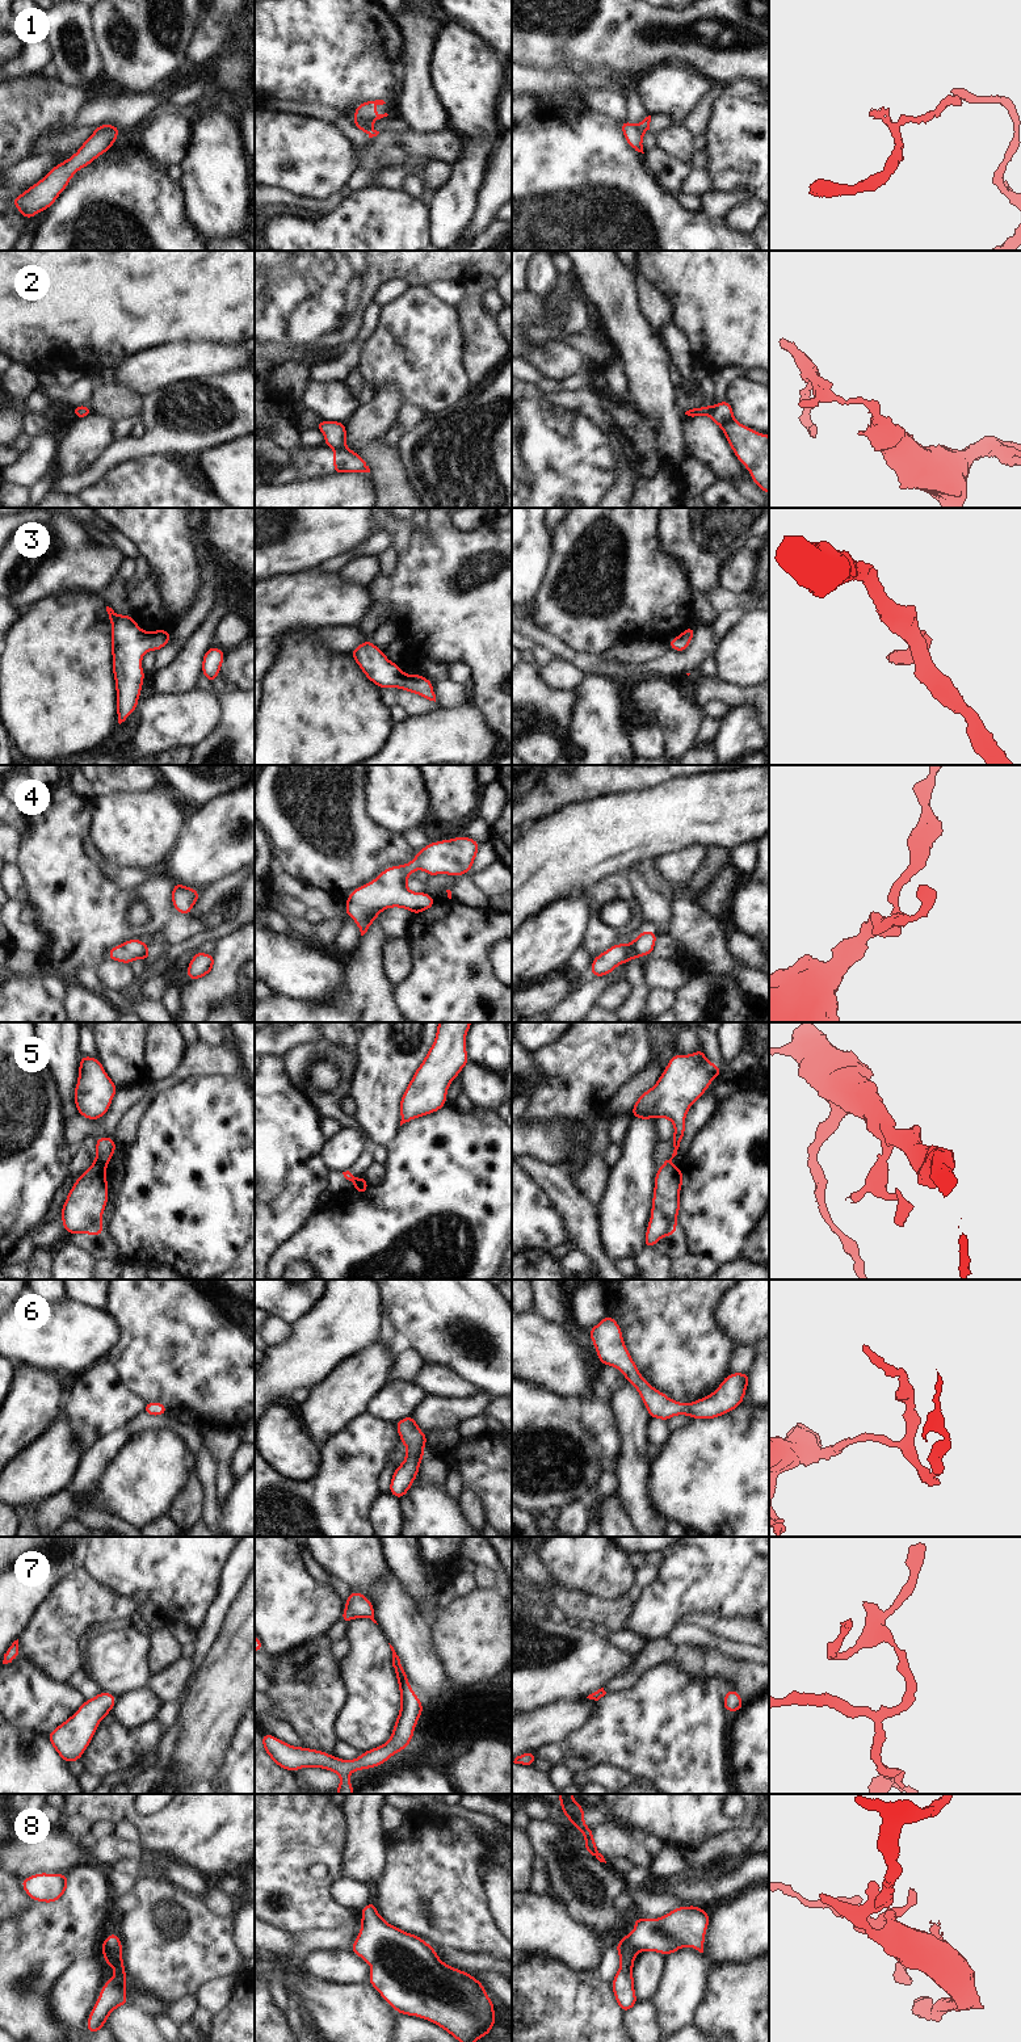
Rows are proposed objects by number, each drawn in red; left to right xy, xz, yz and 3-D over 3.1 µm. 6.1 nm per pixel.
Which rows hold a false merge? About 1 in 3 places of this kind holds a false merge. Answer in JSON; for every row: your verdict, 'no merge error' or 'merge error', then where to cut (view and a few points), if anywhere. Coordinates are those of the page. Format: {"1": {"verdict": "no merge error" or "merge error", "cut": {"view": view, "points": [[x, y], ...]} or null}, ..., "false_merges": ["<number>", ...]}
{"1": {"verdict": "merge error", "cut": {"view": "xz", "points": [[354, 117], [372, 121]]}}, "2": {"verdict": "merge error", "cut": {"view": "xz", "points": [[345, 448], [336, 450]]}}, "3": {"verdict": "no merge error", "cut": null}, "4": {"verdict": "merge error", "cut": {"view": "yz", "points": [[626, 945], [627, 961]]}}, "5": {"verdict": "merge error", "cut": {"view": "xy", "points": [[95, 1160], [104, 1168]]}}, "6": {"verdict": "no merge error", "cut": null}, "7": {"verdict": "no merge error", "cut": null}, "8": {"verdict": "no merge error", "cut": null}, "false_merges": ["1", "2", "4", "5"]}

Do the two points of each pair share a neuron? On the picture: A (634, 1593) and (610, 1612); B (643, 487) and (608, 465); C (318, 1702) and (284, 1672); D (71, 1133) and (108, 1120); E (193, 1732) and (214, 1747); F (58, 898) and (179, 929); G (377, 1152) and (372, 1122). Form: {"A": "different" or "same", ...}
{"A": "different", "B": "different", "C": "same", "D": "same", "E": "same", "F": "same", "G": "different"}

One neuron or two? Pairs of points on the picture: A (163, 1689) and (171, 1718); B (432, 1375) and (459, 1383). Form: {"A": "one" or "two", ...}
{"A": "two", "B": "one"}

